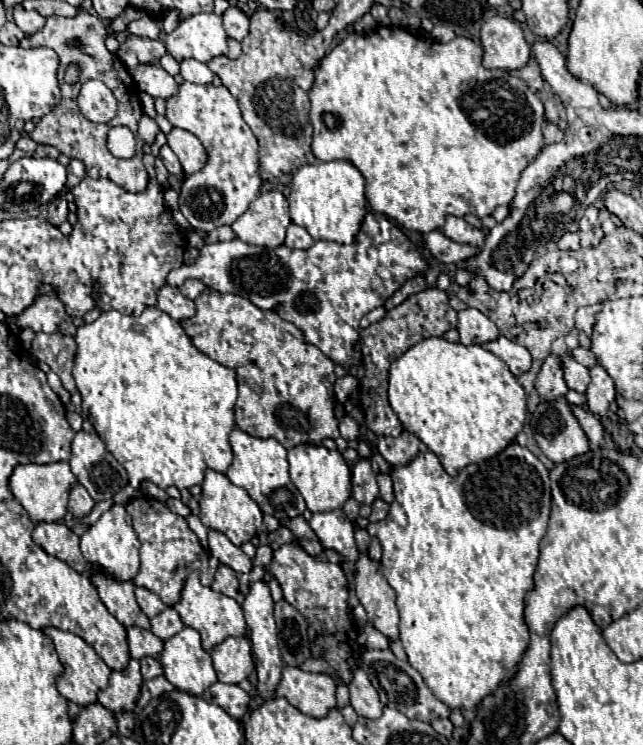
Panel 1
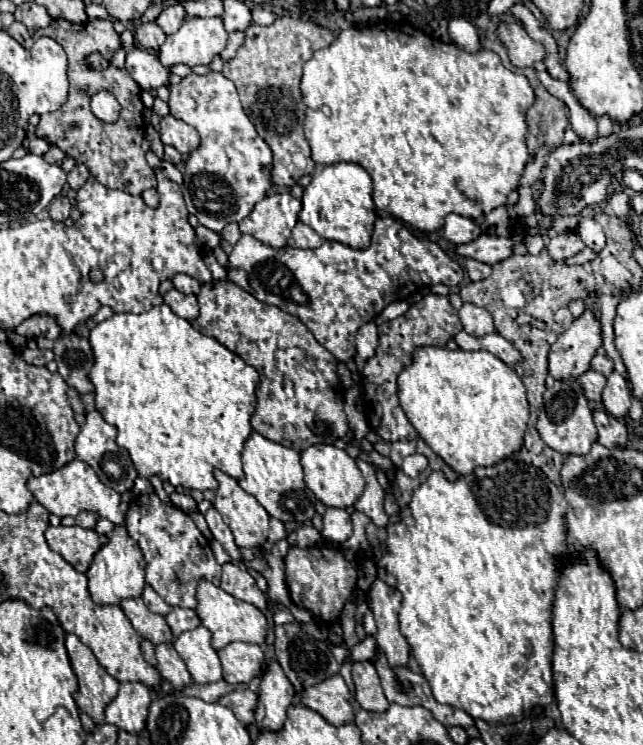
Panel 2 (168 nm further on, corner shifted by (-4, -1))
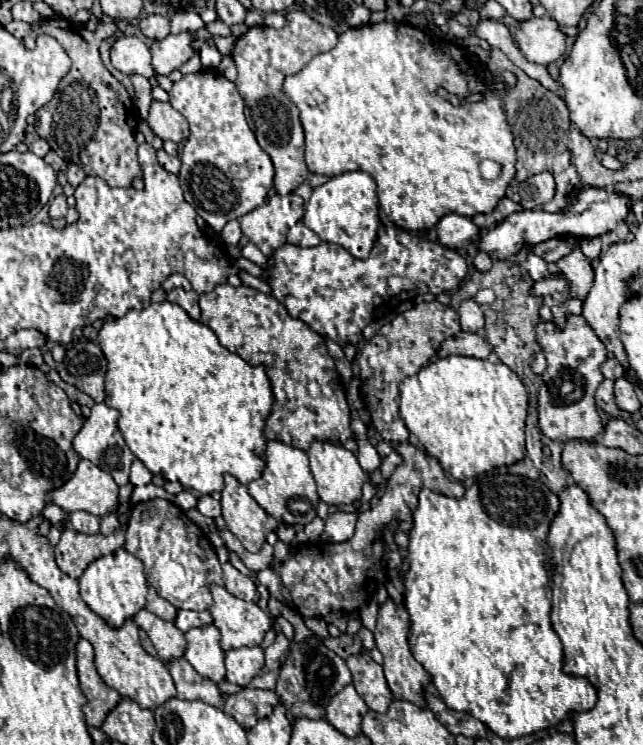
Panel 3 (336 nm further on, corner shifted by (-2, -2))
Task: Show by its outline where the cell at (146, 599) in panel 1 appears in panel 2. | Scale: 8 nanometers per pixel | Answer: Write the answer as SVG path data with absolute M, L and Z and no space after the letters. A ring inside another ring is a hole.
M146 585L144 587L144 593L142 593L142 599L146 603L146 607L152 611L152 613L158 613L158 615L168 615L172 611L172 607L150 587Z

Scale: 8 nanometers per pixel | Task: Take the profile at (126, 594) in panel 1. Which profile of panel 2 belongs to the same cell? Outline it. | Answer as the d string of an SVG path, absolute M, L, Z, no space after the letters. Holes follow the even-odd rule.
M140 597L134 599L122 599L118 603L124 611L124 615L130 619L132 627L136 629L136 633L152 643L172 643L174 635L166 623L166 619L162 615L152 613Z

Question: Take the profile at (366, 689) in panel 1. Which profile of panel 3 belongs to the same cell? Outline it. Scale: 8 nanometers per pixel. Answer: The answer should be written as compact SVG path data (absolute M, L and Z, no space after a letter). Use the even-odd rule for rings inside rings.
M354 654L346 664L352 672L352 684L368 708L374 712L386 712L392 702L392 692L386 684L382 666L376 664L370 654Z

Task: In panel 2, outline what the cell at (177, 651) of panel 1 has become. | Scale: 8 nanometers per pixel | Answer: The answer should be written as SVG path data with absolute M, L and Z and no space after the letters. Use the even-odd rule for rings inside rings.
M196 627L174 639L174 649L184 659L194 683L208 685L222 679L222 667L218 653L210 645L210 631Z

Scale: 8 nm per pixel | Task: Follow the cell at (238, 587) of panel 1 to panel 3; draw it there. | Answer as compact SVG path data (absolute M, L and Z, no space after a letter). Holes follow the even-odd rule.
M226 562L222 568L224 568L224 586L230 594L248 602L258 602L258 590L252 578L238 572L230 562Z

